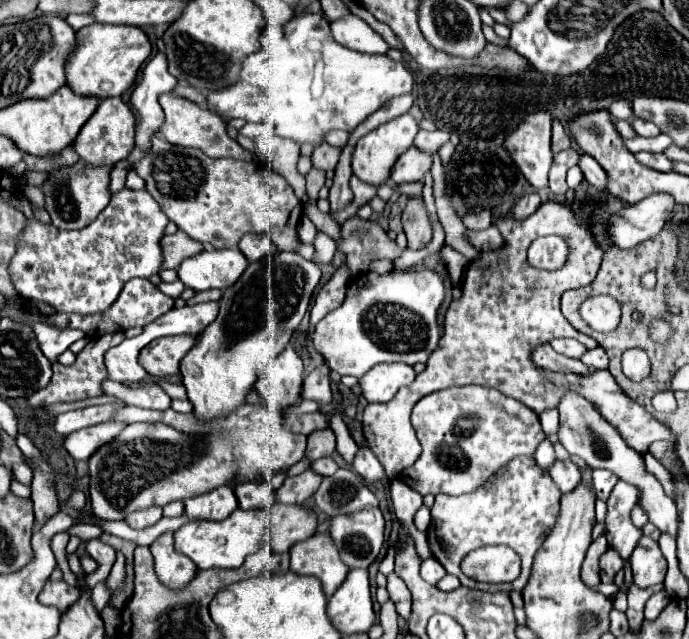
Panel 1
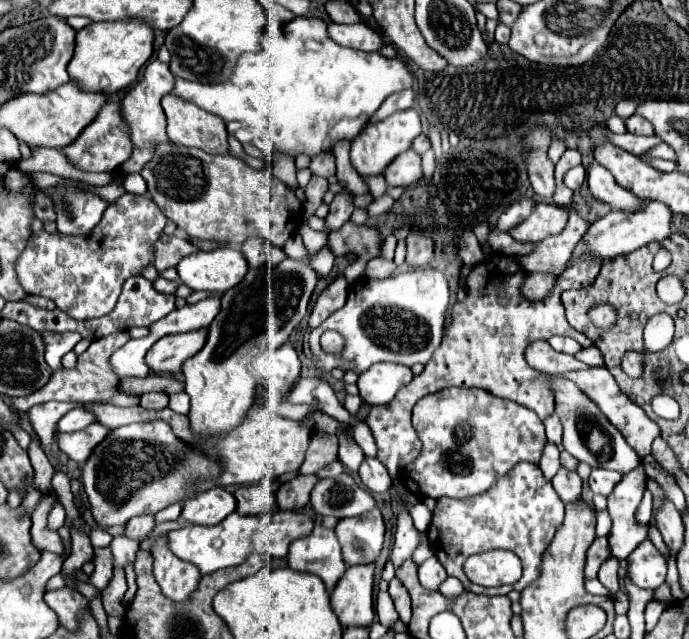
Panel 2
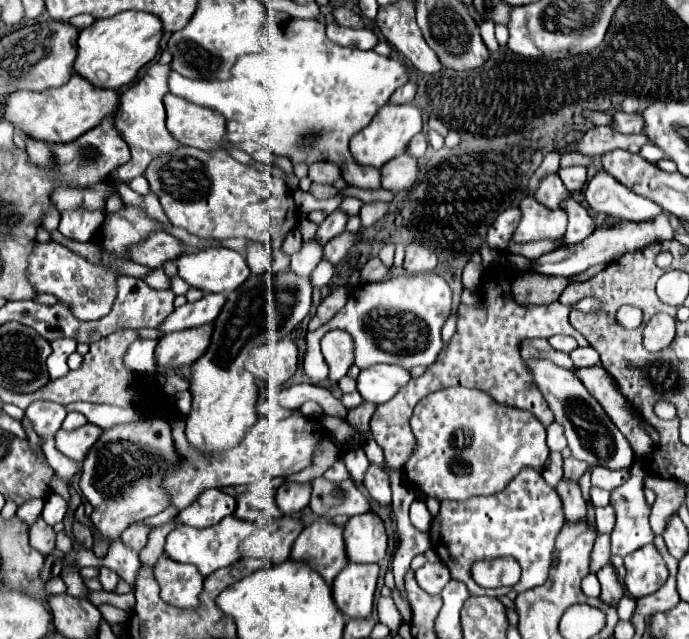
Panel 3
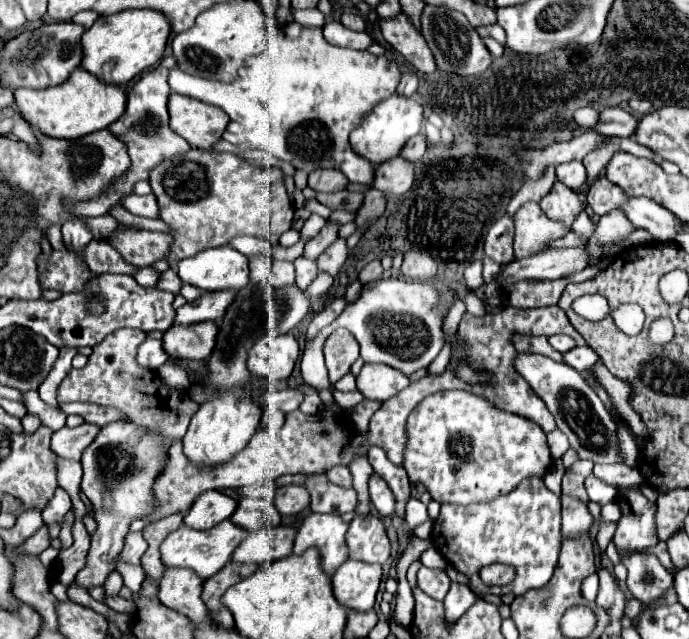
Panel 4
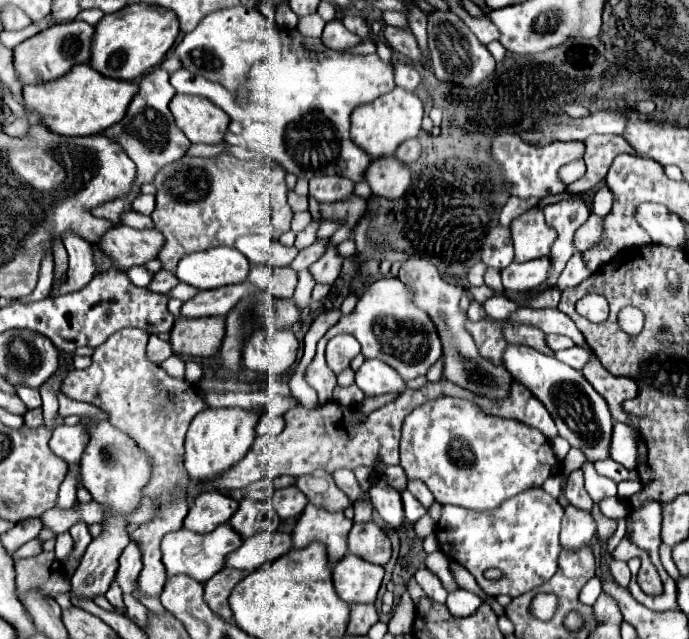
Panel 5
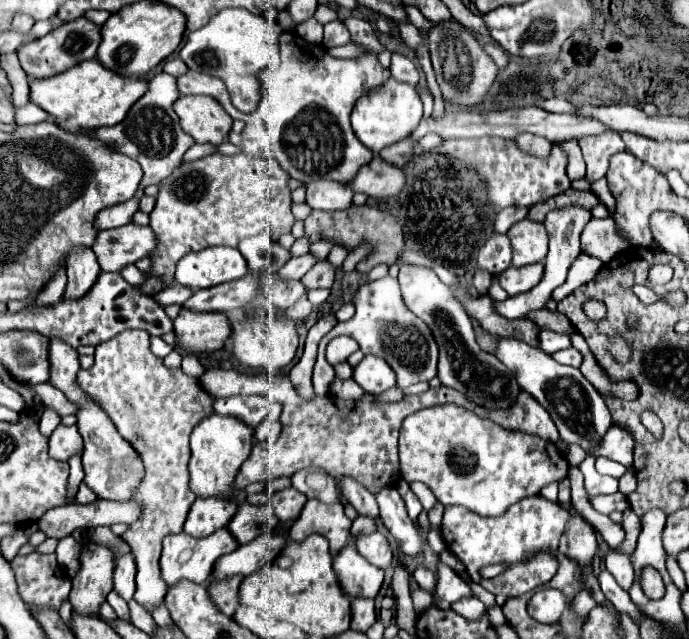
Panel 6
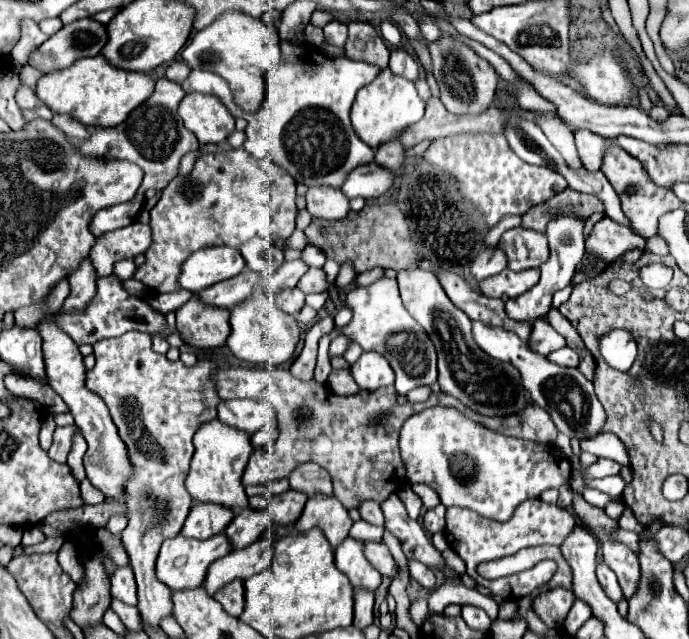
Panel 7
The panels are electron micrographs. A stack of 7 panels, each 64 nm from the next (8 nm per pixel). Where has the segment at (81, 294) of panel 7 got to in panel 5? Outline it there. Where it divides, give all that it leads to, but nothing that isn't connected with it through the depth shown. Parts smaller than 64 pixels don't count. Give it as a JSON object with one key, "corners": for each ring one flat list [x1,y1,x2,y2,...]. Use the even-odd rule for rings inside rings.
{"corners":[[66,232,62,238,66,250,68,250,68,258,70,258,70,268,68,268,68,282,59,288,53,288,51,291,52,297,76,292,80,288,84,288,96,268,94,268,94,258,92,258,92,246,88,240,80,238,76,232]]}

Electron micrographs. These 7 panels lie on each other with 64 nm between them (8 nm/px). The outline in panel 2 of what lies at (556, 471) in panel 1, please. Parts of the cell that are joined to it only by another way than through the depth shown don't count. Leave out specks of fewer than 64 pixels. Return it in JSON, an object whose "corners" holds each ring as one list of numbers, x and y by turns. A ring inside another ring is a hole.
{"corners":[[560,466,560,470,556,472,556,476,552,478,552,486,558,492,558,496,562,498,562,502,576,502,582,494,582,480,576,472,566,470,564,466]]}

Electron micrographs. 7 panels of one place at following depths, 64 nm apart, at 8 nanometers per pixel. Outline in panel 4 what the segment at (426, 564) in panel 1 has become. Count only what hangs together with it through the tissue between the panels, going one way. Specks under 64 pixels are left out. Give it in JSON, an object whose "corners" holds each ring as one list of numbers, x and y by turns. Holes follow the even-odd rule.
{"corners":[[422,566,418,570,418,588,436,600,444,600,444,596,448,594,448,588,450,588,450,578,448,578,446,570,442,570,442,568,434,570,434,568]]}

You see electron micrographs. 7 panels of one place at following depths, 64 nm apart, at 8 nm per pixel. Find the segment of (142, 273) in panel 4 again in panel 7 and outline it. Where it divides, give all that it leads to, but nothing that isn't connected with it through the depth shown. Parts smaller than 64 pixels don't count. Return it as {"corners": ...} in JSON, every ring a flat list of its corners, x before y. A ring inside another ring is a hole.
{"corners":[[122,260,122,262,118,262,116,268,114,268,114,274,116,274,120,280,130,280,130,278,134,278,134,272,136,272,134,260]]}

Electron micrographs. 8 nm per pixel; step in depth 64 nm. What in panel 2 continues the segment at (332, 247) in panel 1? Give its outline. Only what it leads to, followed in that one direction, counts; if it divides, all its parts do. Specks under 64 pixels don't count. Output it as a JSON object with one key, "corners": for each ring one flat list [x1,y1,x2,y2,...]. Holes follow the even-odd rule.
{"corners":[[324,246,322,250,318,250,318,252,312,256,310,266,312,266,320,276,326,276,326,274,332,270,332,266,334,266,334,254,332,254,332,250,330,250,328,246]]}

